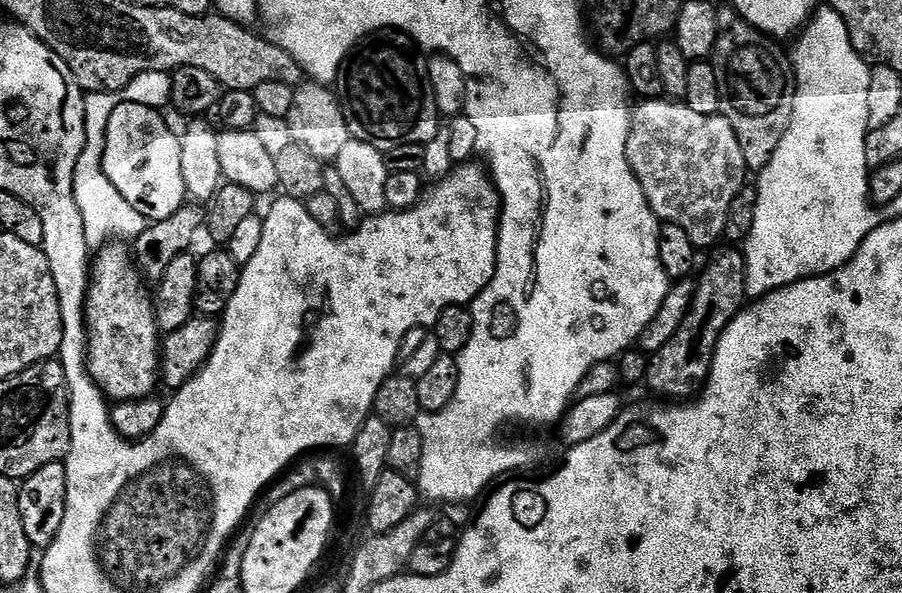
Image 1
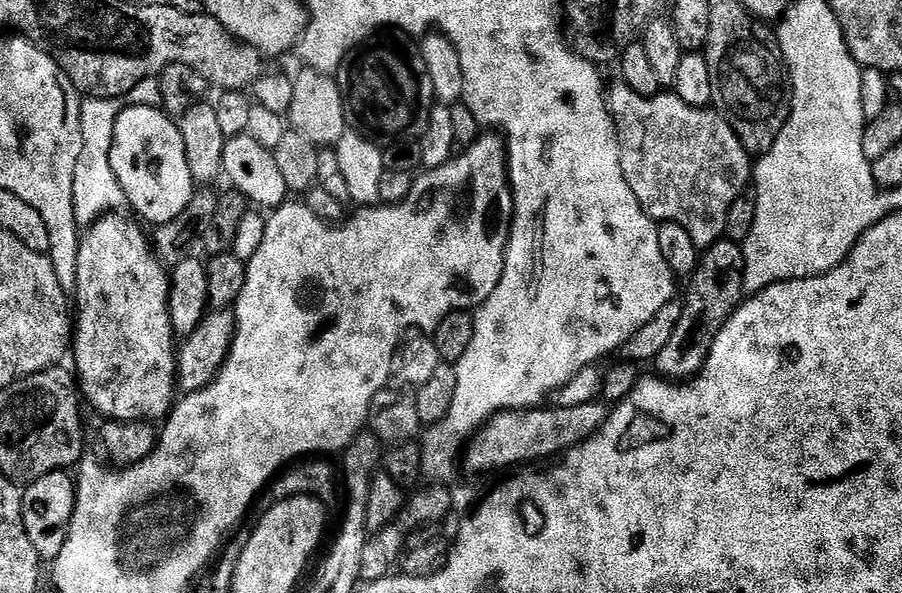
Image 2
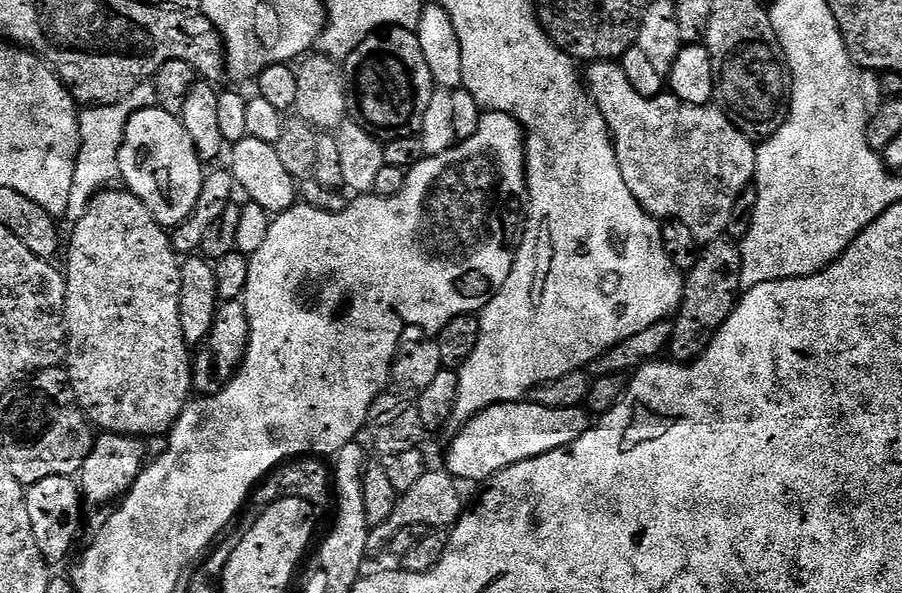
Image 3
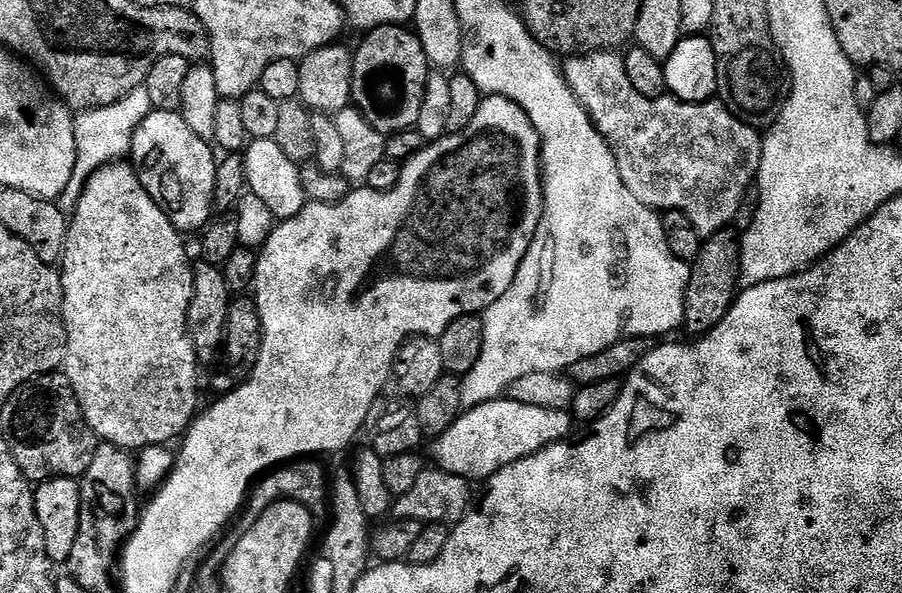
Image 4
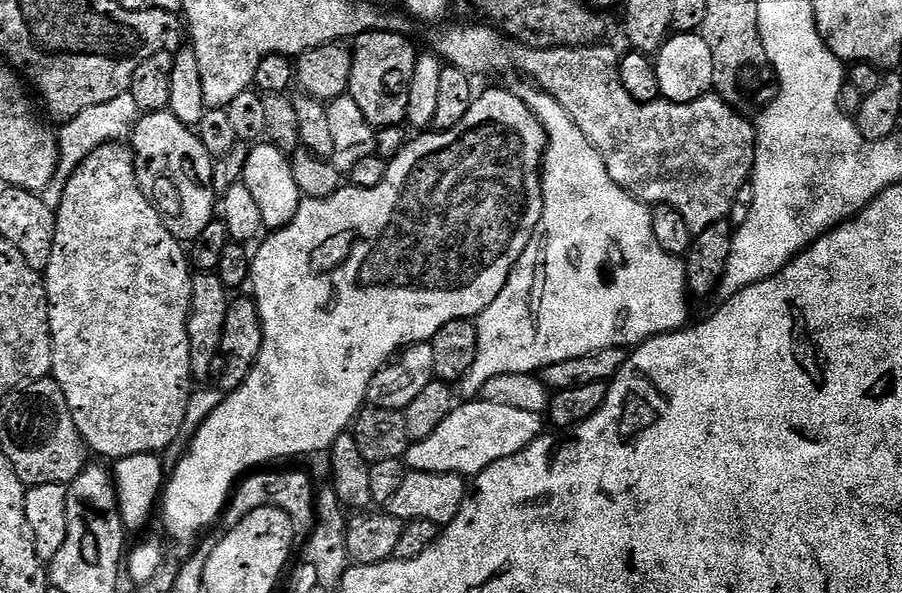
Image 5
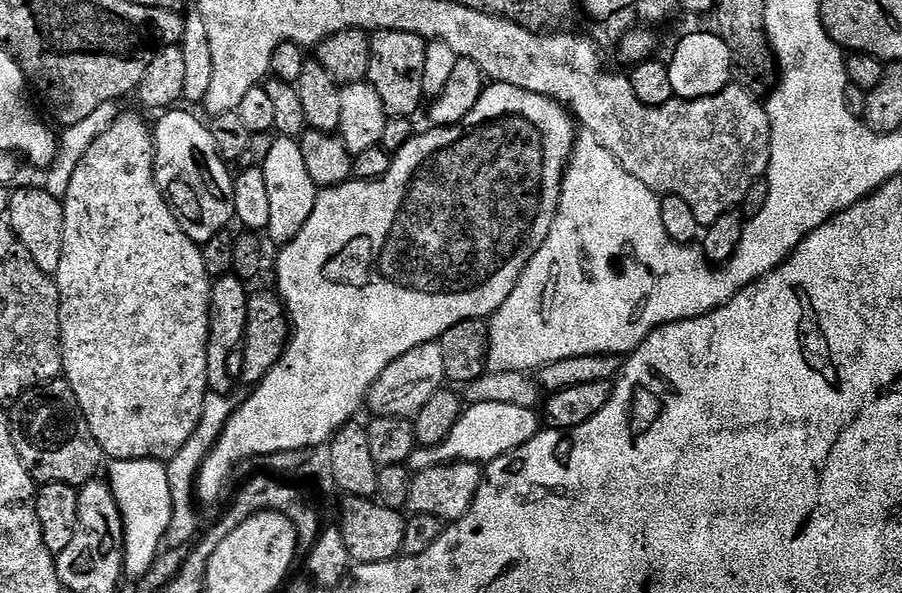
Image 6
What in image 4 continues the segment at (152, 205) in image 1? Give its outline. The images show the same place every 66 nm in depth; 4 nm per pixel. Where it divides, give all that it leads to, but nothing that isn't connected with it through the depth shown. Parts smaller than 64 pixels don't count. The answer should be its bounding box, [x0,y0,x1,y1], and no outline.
[130,110,217,234]

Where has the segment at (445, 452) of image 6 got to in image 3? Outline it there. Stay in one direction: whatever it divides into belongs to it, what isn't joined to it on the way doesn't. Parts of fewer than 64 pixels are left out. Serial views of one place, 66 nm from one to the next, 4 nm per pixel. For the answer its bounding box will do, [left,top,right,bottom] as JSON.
[446,402,590,482]

